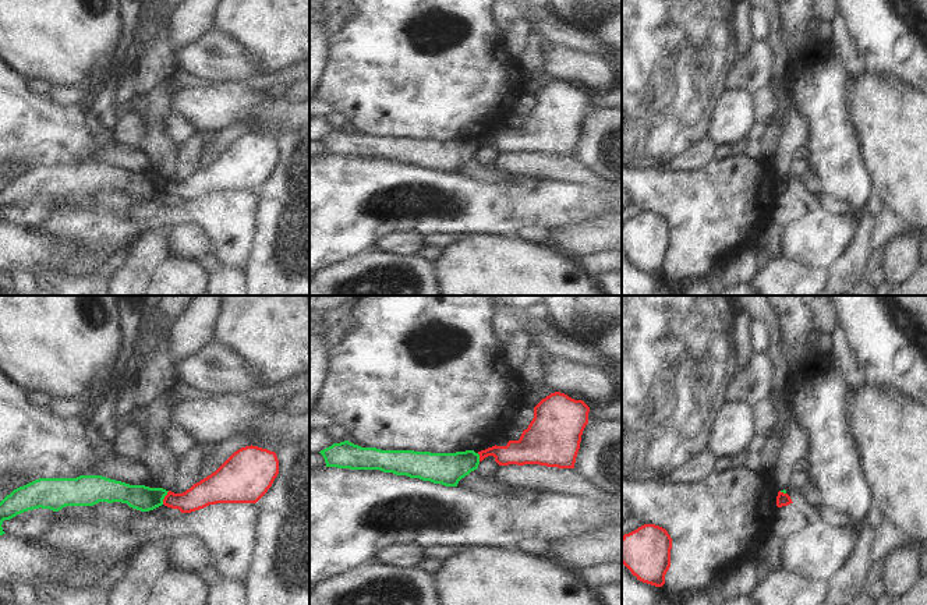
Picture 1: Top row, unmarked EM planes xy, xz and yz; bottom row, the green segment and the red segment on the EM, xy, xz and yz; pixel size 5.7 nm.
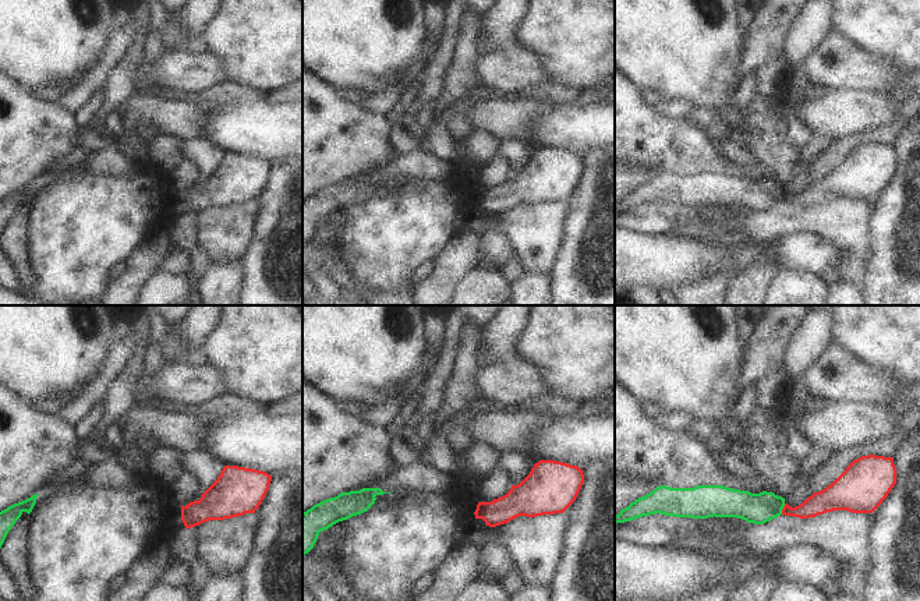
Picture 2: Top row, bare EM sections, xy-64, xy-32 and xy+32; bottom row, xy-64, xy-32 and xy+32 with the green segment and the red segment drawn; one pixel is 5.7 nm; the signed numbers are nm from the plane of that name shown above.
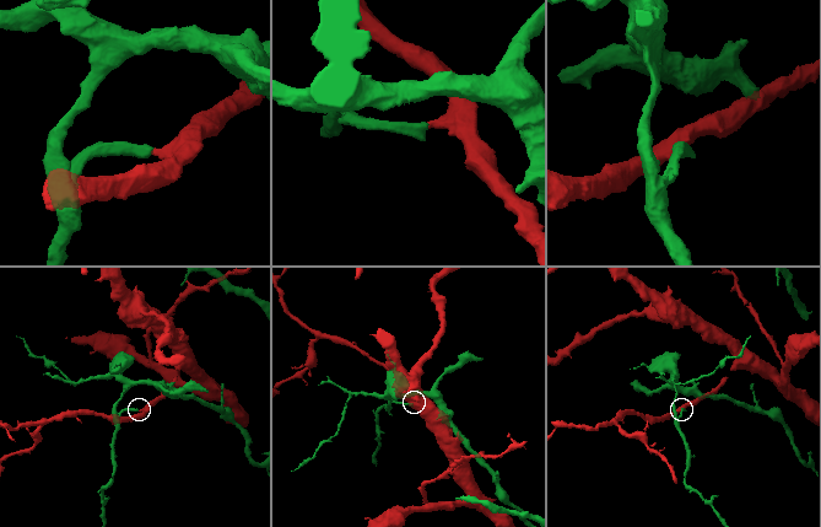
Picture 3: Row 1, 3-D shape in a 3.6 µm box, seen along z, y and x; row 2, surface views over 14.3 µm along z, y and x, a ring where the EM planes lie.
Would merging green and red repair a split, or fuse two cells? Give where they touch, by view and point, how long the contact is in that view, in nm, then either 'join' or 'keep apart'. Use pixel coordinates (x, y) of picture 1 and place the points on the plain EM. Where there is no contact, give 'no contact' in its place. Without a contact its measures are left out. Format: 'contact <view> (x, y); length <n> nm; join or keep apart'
contact xy (163, 186); length 90 nm; keep apart

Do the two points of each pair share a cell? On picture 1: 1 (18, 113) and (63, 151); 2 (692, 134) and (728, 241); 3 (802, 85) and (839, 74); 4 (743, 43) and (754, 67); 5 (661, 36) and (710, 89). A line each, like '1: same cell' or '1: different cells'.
1: same cell
2: different cells
3: same cell
4: different cells
5: same cell

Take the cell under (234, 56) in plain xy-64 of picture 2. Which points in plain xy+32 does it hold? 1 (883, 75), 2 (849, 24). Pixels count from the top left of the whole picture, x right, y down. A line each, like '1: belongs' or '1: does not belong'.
1: does not belong
2: belongs

